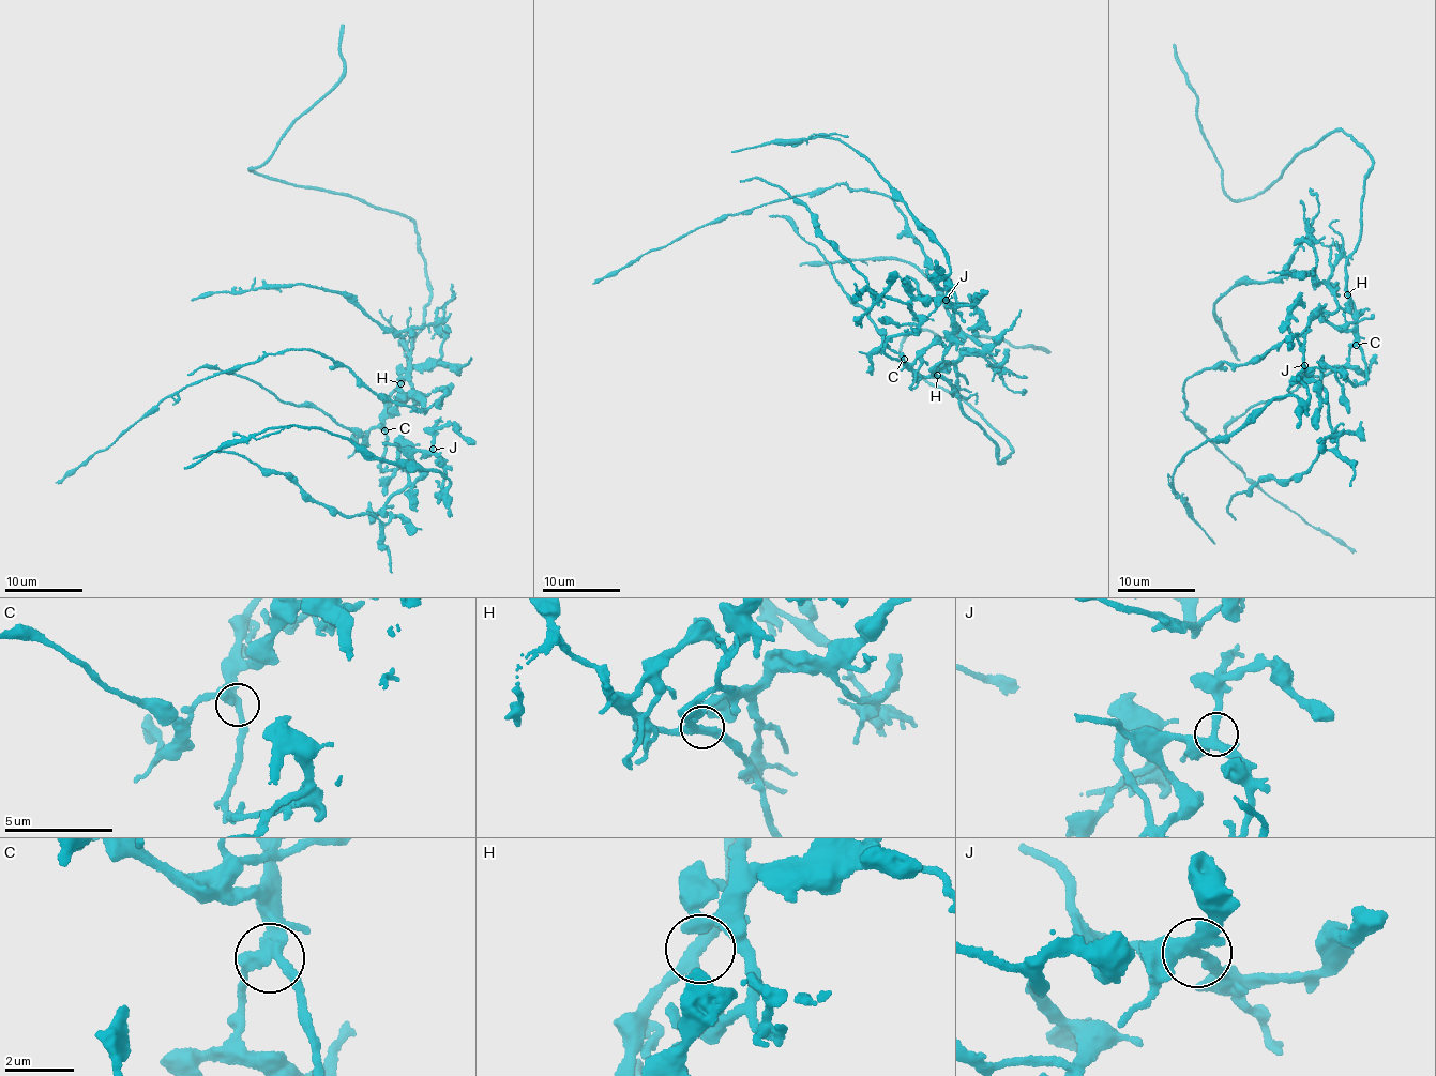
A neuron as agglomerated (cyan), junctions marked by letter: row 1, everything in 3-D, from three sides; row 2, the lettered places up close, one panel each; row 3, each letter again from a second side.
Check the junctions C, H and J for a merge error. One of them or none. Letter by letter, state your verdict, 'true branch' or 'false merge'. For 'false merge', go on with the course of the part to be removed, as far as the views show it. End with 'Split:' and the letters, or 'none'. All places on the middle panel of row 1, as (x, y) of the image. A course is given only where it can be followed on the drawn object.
C: true branch
H: true branch
J: true branch
Split: none

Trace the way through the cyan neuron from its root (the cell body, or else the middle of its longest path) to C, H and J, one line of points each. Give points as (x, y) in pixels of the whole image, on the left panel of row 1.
C: (386, 407), (384, 430)
H: (386, 407), (386, 402), (401, 383)
J: (386, 407), (380, 468), (404, 467), (404, 448), (399, 464), (416, 481), (421, 468), (413, 453), (433, 449)

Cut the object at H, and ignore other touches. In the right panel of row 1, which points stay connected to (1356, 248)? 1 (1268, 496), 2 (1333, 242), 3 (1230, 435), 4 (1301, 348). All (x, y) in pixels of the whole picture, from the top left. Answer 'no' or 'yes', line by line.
1: no
2: no
3: yes
4: yes

